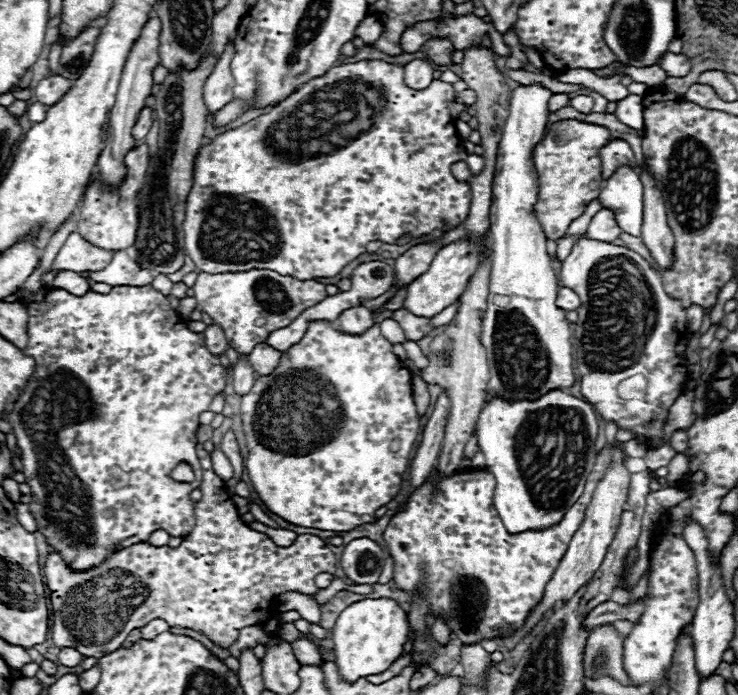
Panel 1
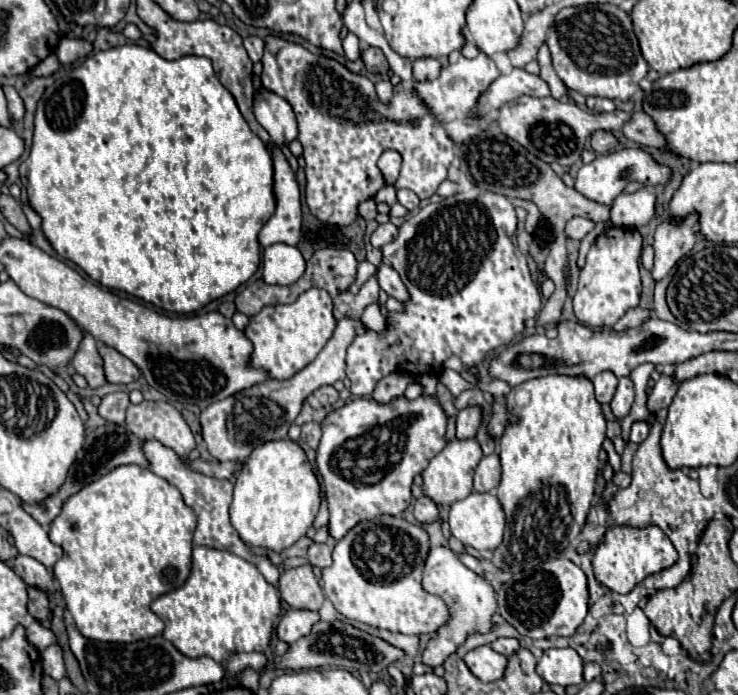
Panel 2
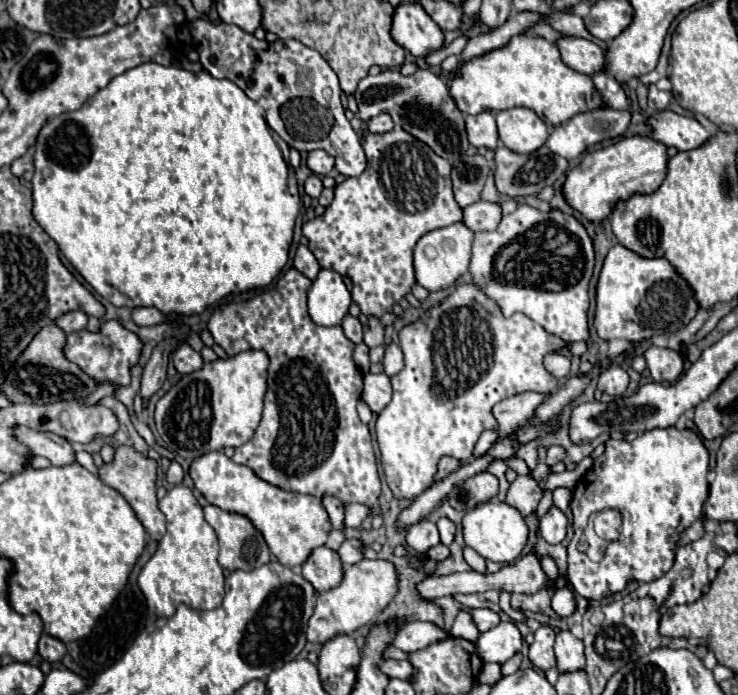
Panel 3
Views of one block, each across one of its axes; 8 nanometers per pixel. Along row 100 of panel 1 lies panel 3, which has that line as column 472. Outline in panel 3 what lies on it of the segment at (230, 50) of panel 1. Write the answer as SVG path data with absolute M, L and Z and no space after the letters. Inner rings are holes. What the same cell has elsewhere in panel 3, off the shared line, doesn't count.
M478 200L476 204L464 208L464 224L474 232L494 230L502 220L502 206L496 202Z

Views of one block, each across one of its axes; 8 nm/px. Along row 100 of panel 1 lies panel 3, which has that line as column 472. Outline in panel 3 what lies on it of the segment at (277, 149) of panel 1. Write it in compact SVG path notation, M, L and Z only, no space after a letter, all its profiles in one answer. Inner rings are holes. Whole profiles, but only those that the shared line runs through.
M460 284L438 306L424 312L416 322L410 322L398 332L398 344L404 352L404 368L392 376L392 400L378 414L376 436L380 446L380 462L386 474L386 482L394 498L416 498L432 486L436 464L442 456L461 451L461 461L468 462L484 430L498 428L492 416L492 406L518 392L552 392L558 388L558 380L548 374L542 360L546 354L556 354L560 348L568 348L560 336L552 336L524 314L512 314L504 318L500 308L488 300L482 288L476 284Z

